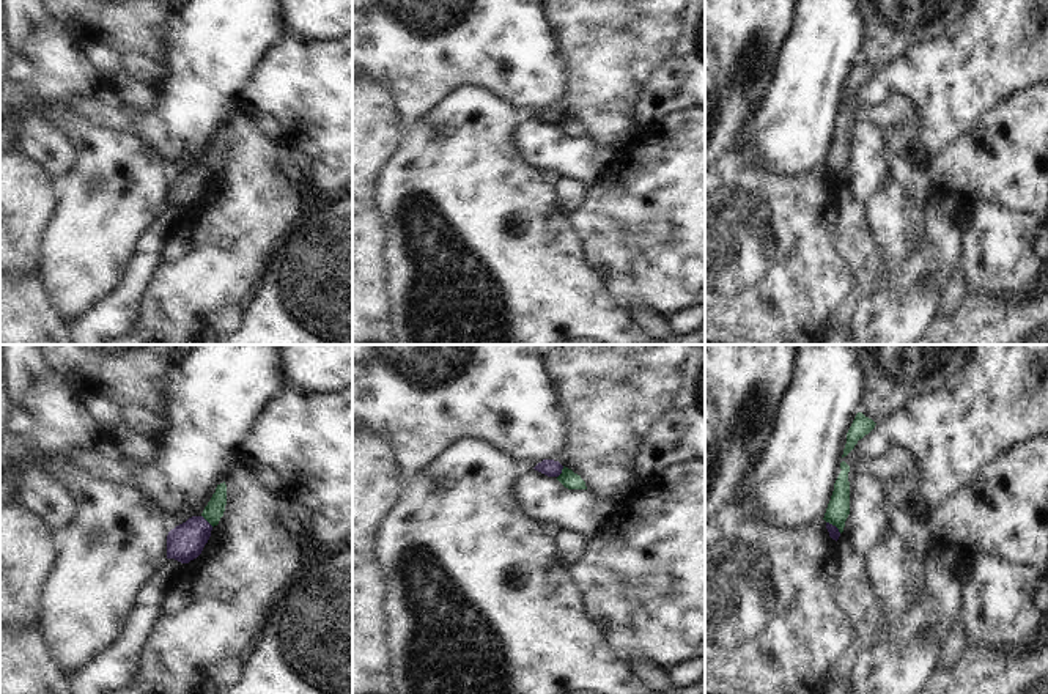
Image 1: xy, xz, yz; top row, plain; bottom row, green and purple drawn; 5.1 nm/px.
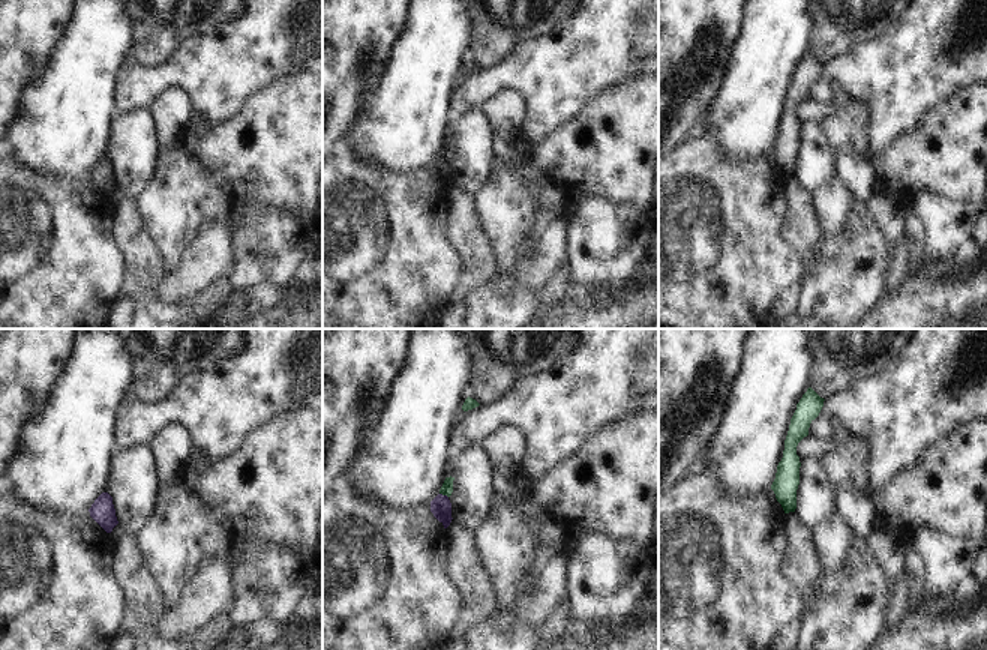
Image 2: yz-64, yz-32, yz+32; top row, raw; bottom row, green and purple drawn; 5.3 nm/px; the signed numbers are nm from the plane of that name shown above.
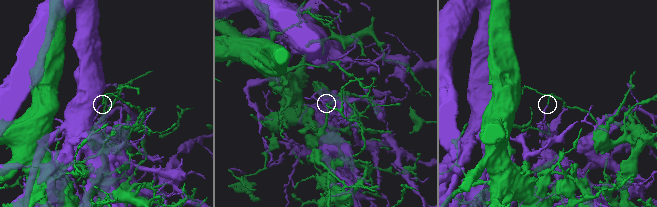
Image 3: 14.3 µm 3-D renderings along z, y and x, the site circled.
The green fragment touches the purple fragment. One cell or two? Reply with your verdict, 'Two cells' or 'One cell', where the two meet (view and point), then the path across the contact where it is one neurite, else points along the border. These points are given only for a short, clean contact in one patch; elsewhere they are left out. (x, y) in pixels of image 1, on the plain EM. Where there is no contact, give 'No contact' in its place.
Two cells. Touches green at yz (834, 172).

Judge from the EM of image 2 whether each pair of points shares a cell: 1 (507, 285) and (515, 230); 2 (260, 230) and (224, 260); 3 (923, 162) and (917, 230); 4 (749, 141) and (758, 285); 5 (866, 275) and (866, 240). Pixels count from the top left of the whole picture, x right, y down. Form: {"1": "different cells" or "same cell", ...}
{"1": "different cells", "2": "different cells", "3": "different cells", "4": "different cells", "5": "same cell"}

